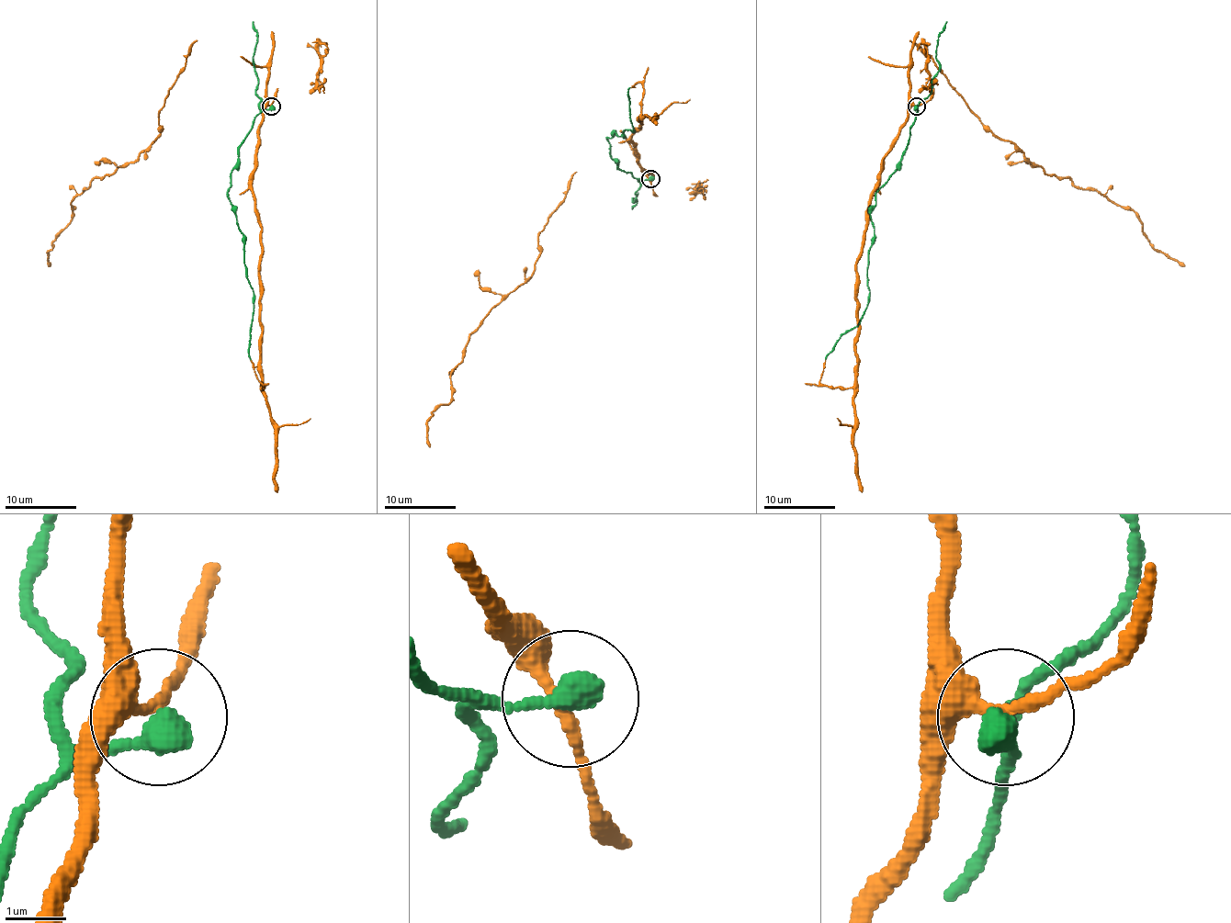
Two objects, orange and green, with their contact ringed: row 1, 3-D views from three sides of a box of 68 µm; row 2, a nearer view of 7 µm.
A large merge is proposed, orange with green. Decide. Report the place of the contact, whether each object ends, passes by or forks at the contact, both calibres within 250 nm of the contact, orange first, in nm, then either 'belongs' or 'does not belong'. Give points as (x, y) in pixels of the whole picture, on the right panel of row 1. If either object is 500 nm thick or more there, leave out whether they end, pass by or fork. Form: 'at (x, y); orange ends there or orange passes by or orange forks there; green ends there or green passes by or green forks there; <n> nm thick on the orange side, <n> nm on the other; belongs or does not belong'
at (917, 106); orange passes by; green ends there; 240 nm thick on the orange side, 480 nm on the other; belongs

